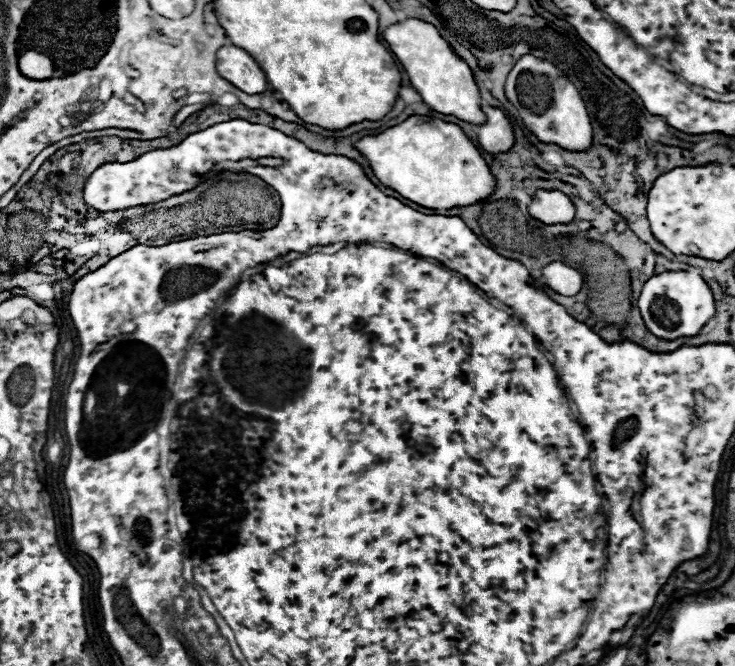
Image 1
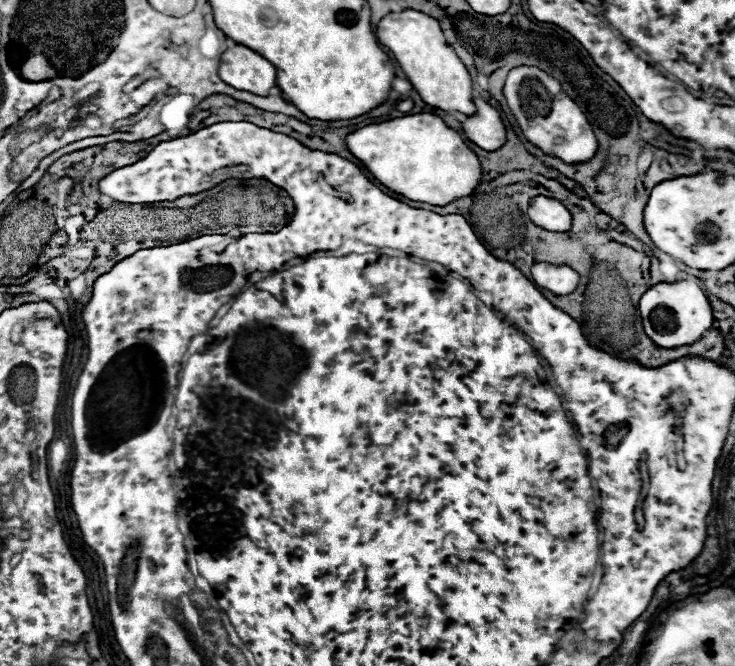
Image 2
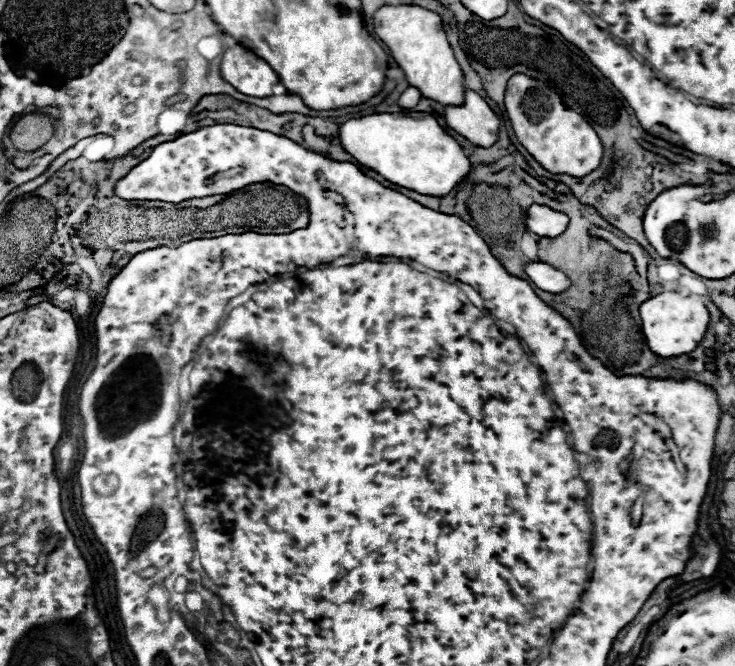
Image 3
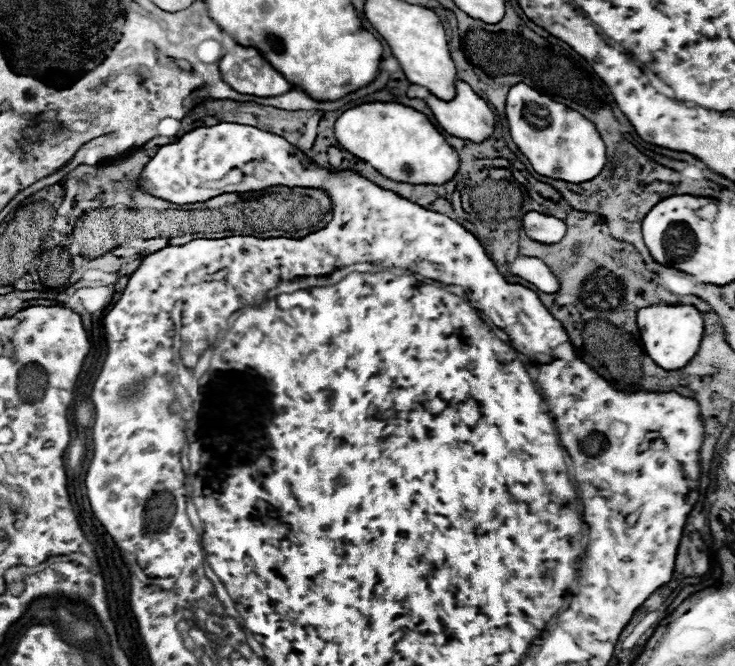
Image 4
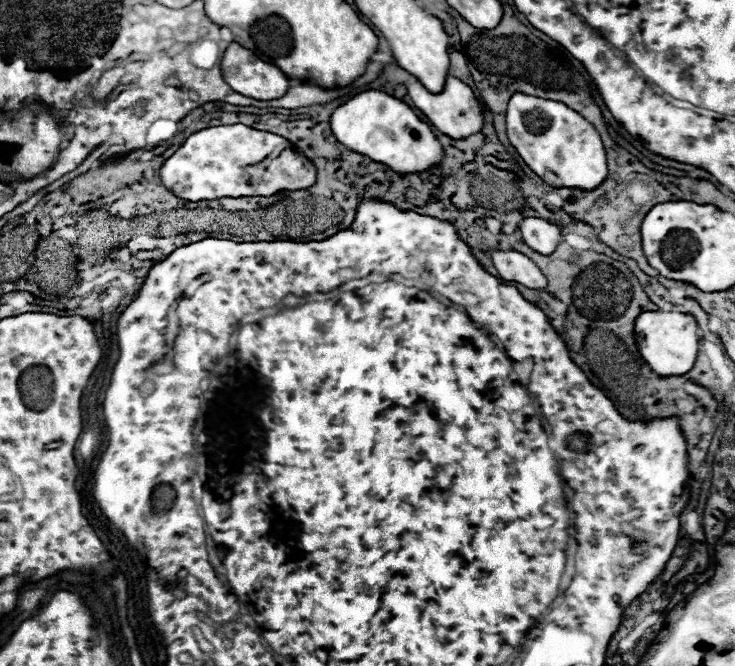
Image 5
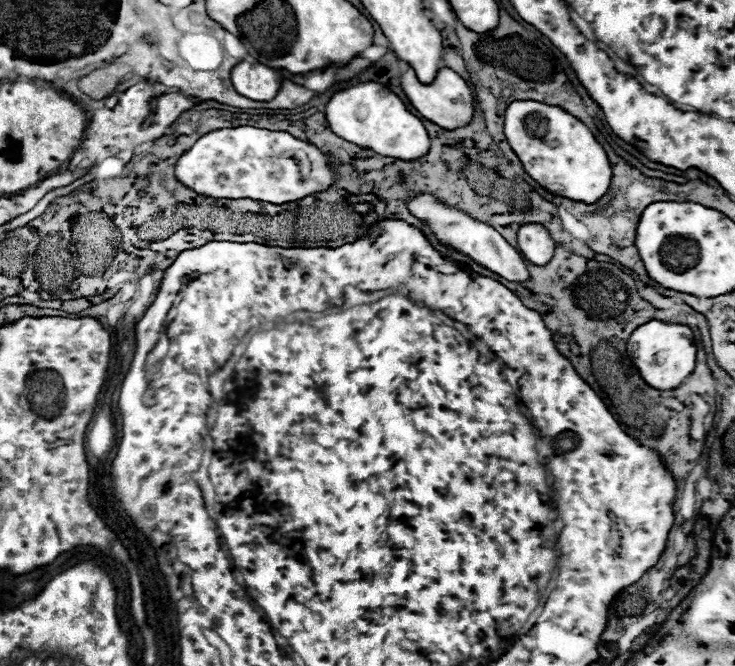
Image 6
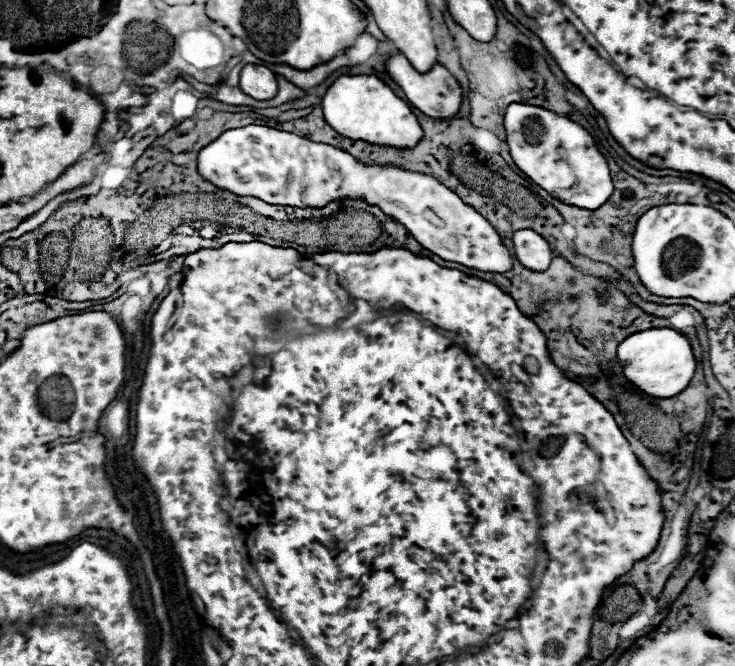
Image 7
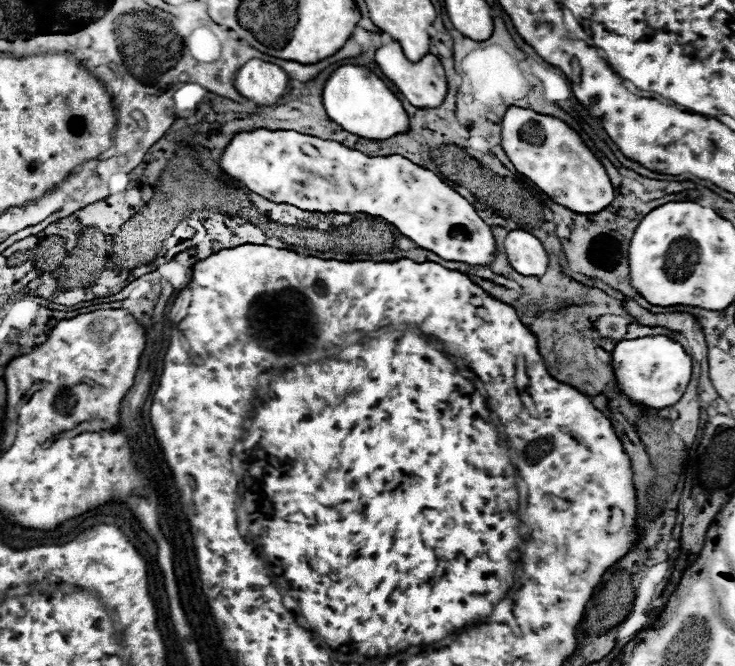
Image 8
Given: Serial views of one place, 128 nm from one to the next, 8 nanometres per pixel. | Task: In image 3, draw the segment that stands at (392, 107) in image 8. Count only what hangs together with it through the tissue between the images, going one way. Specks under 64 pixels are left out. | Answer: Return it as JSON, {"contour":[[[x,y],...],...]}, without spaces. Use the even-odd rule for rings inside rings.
{"contour":[[[402,110],[348,120],[340,126],[340,142],[362,166],[372,168],[392,184],[424,196],[448,196],[470,172],[470,160],[464,148],[426,112]]]}

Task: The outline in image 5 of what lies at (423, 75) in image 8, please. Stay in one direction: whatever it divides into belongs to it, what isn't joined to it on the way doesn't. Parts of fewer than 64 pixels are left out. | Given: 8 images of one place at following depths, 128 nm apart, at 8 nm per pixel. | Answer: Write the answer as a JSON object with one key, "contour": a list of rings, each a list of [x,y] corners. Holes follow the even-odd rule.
{"contour":[[[448,76],[446,78],[446,86],[440,94],[432,94],[428,92],[416,78],[408,80],[408,96],[412,98],[412,102],[416,104],[416,108],[420,108],[428,120],[446,136],[460,140],[460,138],[468,138],[470,134],[476,134],[482,130],[484,126],[484,110],[478,102],[478,98],[474,96],[472,88],[468,84],[464,84],[462,80]]]}

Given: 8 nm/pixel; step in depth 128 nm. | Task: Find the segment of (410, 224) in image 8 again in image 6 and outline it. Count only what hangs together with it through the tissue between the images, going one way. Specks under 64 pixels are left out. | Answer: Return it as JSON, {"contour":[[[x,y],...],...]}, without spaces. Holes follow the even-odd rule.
{"contour":[[[254,126],[220,128],[198,138],[194,146],[178,158],[174,174],[178,182],[202,196],[230,200],[252,198],[284,204],[326,190],[334,182],[326,156],[320,152],[320,162],[310,162],[310,148],[316,146],[294,138],[288,132],[272,132]],[[418,194],[416,198],[410,198],[406,202],[406,208],[420,220],[424,220],[432,234],[442,242],[442,244],[450,244],[452,248],[456,248],[458,252],[470,256],[474,262],[482,264],[484,268],[500,274],[502,278],[510,280],[510,282],[528,282],[530,280],[530,272],[526,268],[526,262],[522,258],[522,254],[512,248],[492,226],[488,224],[482,224],[482,222],[476,222],[472,220],[466,212],[462,210],[454,210],[442,202],[438,202],[436,198],[428,196],[428,194]]]}

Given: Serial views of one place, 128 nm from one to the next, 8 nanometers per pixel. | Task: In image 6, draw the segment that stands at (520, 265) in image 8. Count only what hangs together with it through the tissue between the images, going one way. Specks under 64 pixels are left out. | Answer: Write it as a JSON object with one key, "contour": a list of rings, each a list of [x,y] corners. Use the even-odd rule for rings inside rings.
{"contour":[[[530,222],[522,224],[518,230],[518,248],[526,260],[536,266],[544,266],[552,260],[556,244],[542,224]]]}

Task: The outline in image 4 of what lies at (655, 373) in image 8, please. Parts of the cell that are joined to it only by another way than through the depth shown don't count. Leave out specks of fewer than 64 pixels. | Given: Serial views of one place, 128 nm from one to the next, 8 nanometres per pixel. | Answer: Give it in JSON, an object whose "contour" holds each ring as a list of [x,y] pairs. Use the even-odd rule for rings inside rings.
{"contour":[[[688,304],[640,308],[636,322],[640,328],[644,350],[664,370],[676,370],[676,368],[686,366],[698,352],[702,336],[704,336],[702,312],[696,306],[688,306]]]}

